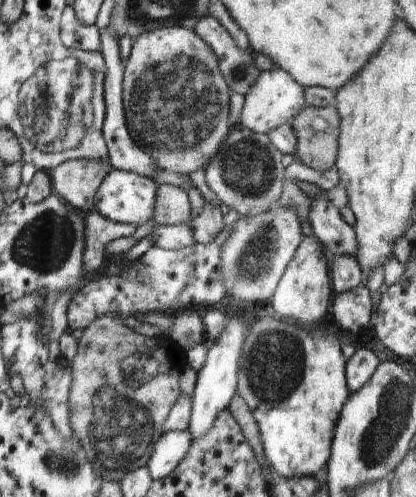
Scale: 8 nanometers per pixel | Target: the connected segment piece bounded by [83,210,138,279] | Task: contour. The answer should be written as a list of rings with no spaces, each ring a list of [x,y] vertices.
[[[95,210],[85,216],[84,234],[86,234],[86,248],[84,250],[84,271],[86,279],[101,273],[101,267],[107,263],[105,254],[109,242],[130,237],[138,226],[136,224],[114,223],[104,218]]]

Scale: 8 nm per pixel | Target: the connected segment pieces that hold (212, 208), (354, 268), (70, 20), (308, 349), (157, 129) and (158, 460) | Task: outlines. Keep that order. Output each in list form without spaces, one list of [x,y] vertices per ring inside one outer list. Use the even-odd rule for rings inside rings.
[[[205,202],[200,214],[191,220],[189,226],[192,228],[194,240],[201,244],[210,244],[222,232],[223,216],[221,206],[214,202]]]
[[[348,254],[334,255],[334,263],[329,268],[333,292],[336,295],[346,290],[354,290],[364,282],[357,259]]]
[[[73,6],[64,10],[62,22],[62,40],[68,49],[81,49],[87,52],[100,50],[100,32],[95,25],[84,25],[74,12]]]
[[[275,314],[258,318],[246,334],[240,372],[238,372],[237,394],[244,399],[254,415],[260,429],[260,437],[266,461],[282,478],[316,477],[327,466],[332,440],[344,404],[351,393],[345,378],[342,345],[332,334],[304,330],[300,325],[282,322]]]
[[[174,26],[142,32],[134,40],[130,57],[125,62],[123,90],[127,130],[132,142],[152,156],[159,169],[168,173],[189,177],[194,170],[205,168],[235,125],[229,113],[230,90],[220,72],[218,60],[212,48],[193,29]]]
[[[188,430],[164,431],[147,463],[150,477],[160,480],[171,474],[188,453],[192,440]]]

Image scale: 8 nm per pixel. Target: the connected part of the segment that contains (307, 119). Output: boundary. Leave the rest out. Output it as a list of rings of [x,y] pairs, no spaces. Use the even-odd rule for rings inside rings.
[[[335,106],[305,107],[291,121],[296,134],[296,158],[317,171],[328,171],[337,160],[340,116]]]

